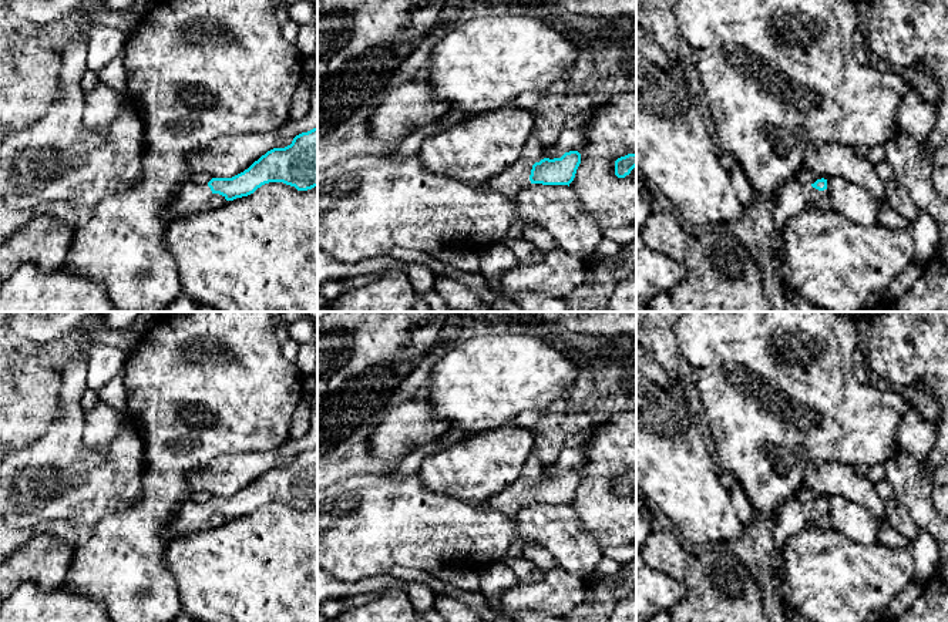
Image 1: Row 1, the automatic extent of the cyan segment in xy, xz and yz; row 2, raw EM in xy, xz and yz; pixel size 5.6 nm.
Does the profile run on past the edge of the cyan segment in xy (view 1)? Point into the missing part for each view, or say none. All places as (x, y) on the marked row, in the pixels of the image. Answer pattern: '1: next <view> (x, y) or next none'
1: next xy (192, 198)

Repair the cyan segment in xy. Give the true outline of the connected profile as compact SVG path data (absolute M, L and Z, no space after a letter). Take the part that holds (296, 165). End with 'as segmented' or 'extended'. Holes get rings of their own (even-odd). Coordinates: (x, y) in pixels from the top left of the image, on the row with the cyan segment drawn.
M317 127L296 135L285 148L268 151L232 178L212 178L208 184L185 179L168 212L172 218L199 214L208 209L214 194L233 201L253 194L269 182L283 182L297 191L317 186Z | extended

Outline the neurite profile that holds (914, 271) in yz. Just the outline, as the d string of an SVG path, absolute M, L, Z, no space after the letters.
M914 260L898 278L895 278L891 282L887 295L892 297L904 295L914 285L914 282L922 275L924 265L925 263Z

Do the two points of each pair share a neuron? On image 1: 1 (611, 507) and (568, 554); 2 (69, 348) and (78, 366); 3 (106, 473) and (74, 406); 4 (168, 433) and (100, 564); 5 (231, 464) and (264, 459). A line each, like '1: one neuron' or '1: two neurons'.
1: two neurons
2: two neurons
3: one neuron
4: one neuron
5: one neuron

